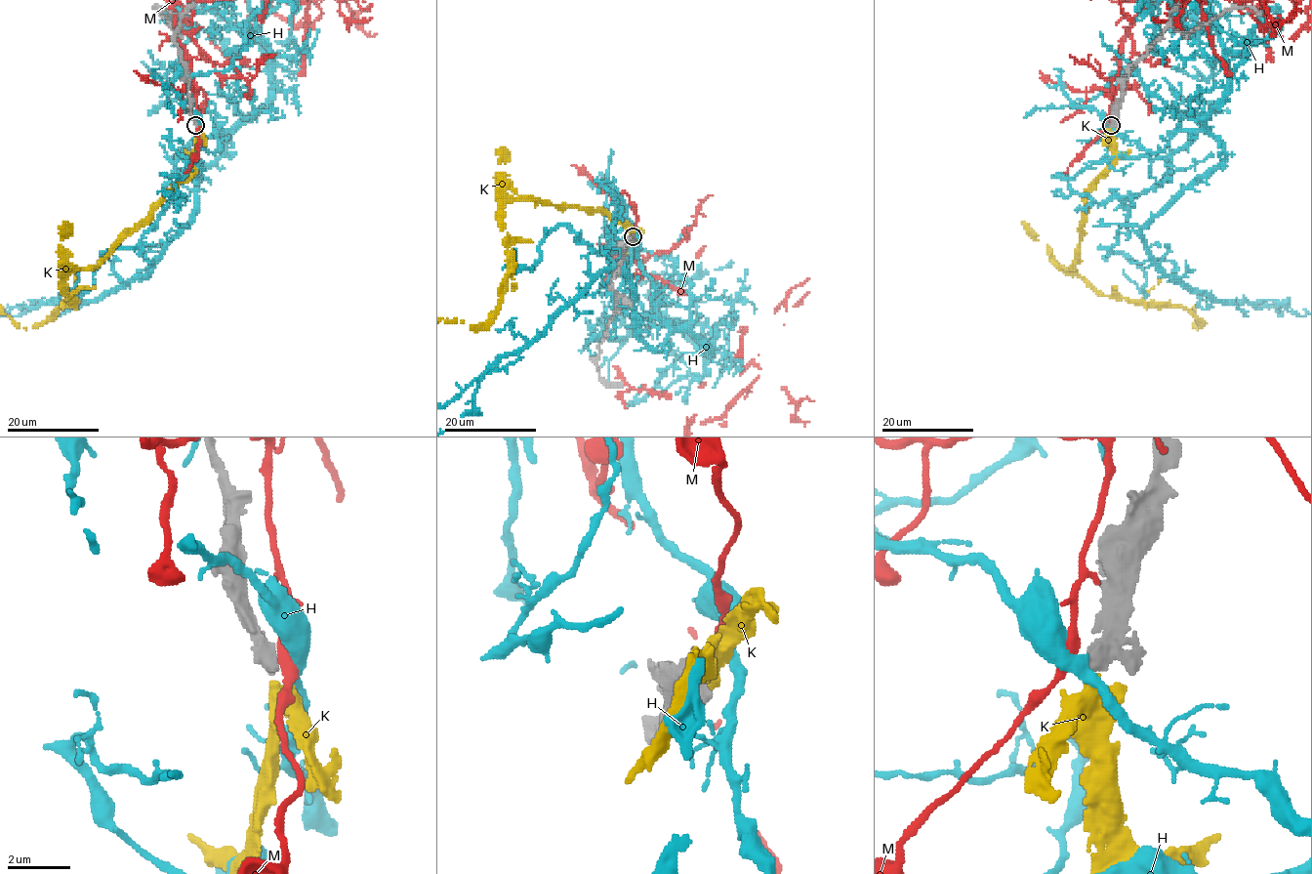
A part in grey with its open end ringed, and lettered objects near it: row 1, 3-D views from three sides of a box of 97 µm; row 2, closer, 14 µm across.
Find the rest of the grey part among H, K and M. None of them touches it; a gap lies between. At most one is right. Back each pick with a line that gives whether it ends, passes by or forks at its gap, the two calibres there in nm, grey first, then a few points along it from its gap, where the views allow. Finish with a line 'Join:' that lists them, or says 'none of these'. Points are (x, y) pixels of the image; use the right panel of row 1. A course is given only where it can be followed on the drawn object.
K: it passes by; calibres 600 and 480 nm; course (1111, 127), (1111, 160), (1087, 194), (1074, 269), (1099, 293), (1187, 309), (1199, 328), (1193, 314), (1199, 305)
Join: K

